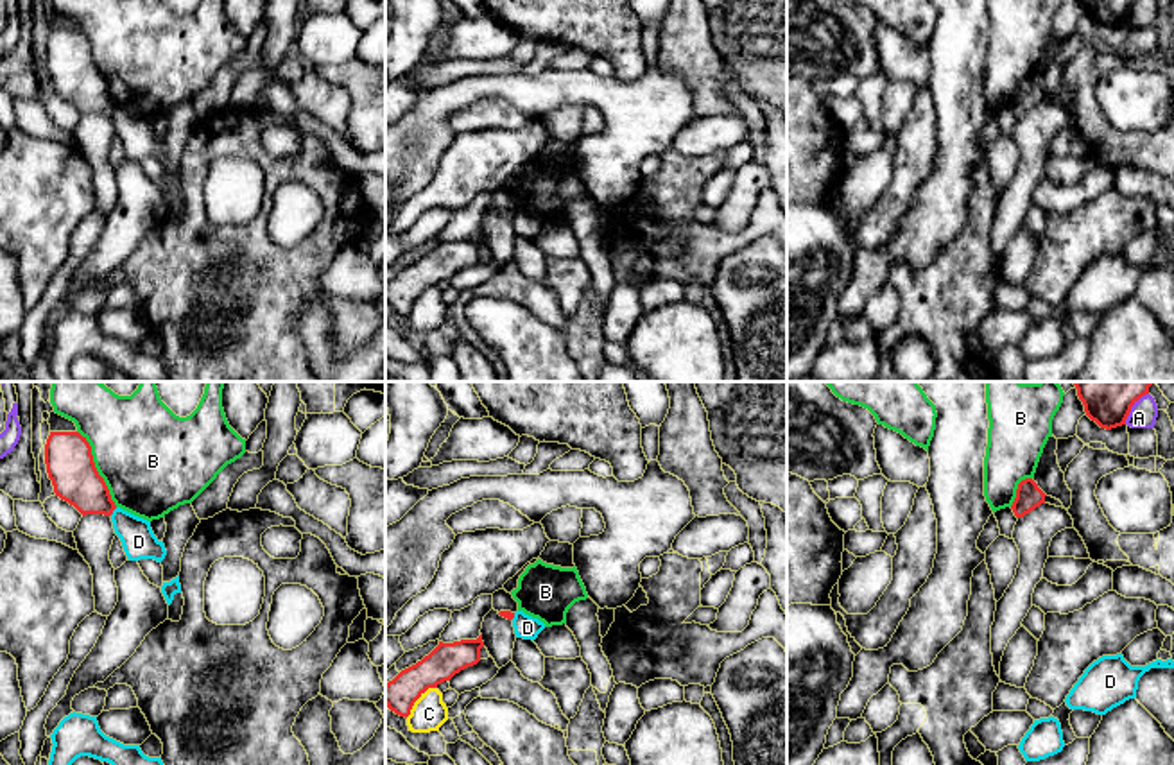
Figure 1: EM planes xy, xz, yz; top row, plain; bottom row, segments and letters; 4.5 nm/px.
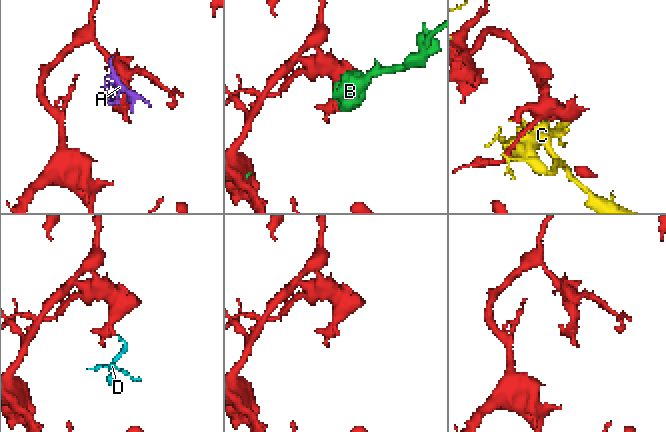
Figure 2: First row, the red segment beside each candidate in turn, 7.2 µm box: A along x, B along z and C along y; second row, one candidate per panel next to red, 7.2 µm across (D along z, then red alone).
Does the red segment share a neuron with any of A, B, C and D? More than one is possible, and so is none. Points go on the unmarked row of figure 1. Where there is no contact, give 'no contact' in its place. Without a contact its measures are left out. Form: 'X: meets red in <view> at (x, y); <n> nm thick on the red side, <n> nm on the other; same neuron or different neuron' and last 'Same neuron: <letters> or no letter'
A: meets red in yz at (1130, 9); 130 nm thick on the red side, 120 nm on the other; different neuron
B: meets red in xy at (95, 67); 220 nm thick on the red side, 460 nm on the other; different neuron
C: meets red in xz at (418, 296); 150 nm thick on the red side, 160 nm on the other; different neuron
D: meets red in xy at (113, 108); 200 nm thick on the red side, 150 nm on the other; different neuron
Same neuron: no letter

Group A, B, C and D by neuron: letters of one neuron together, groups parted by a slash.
A / B / C / D

